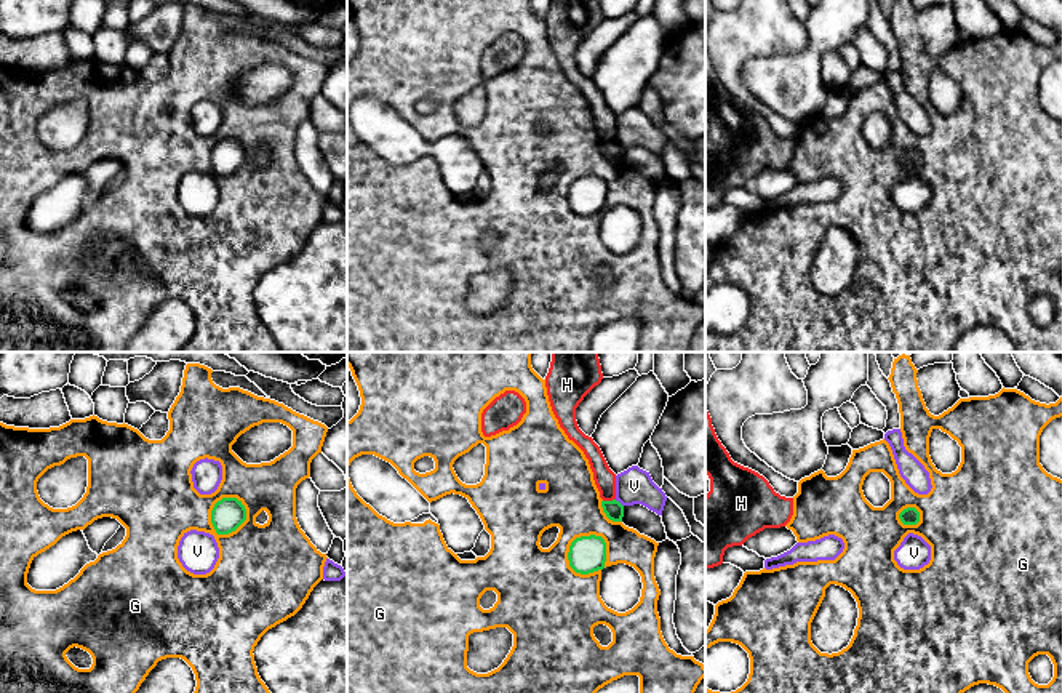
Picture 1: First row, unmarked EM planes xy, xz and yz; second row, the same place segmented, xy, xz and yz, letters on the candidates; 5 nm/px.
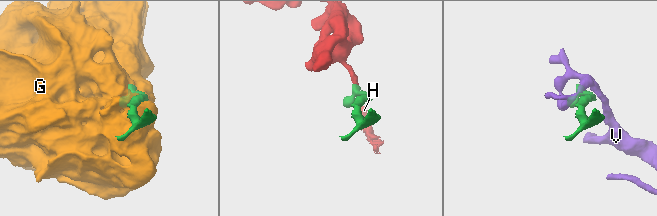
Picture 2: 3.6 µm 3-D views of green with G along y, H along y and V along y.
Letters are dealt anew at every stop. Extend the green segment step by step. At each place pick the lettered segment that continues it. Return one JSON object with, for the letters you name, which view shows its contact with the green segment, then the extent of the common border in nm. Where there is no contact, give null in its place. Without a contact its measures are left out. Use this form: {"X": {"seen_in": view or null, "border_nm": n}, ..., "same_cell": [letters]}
{"same_cell": []}

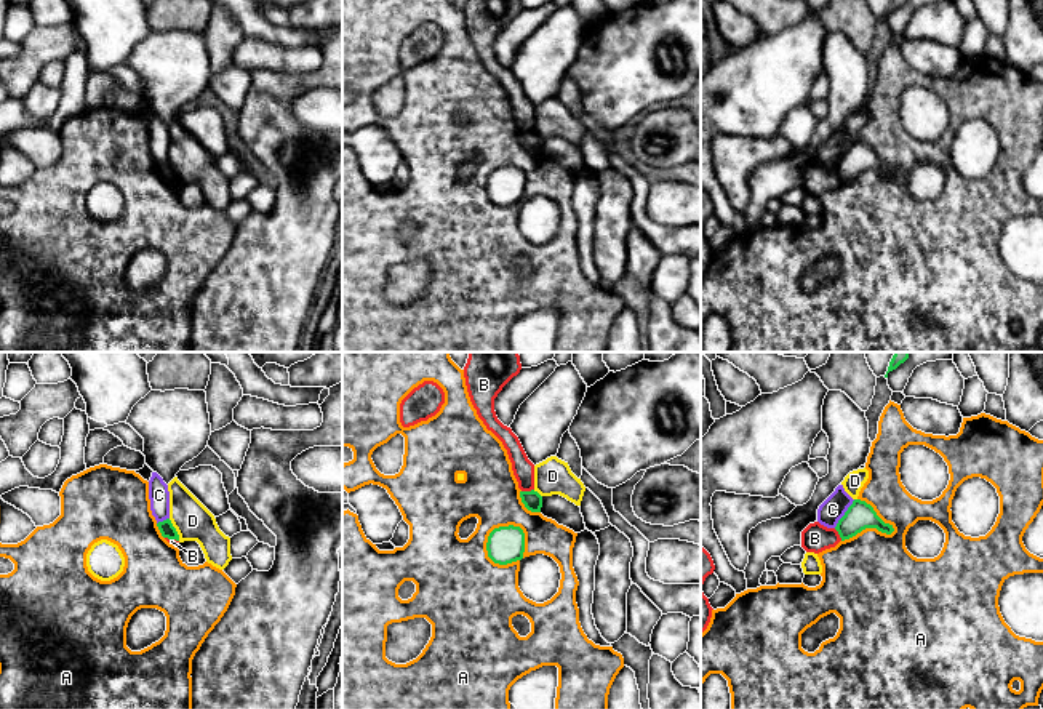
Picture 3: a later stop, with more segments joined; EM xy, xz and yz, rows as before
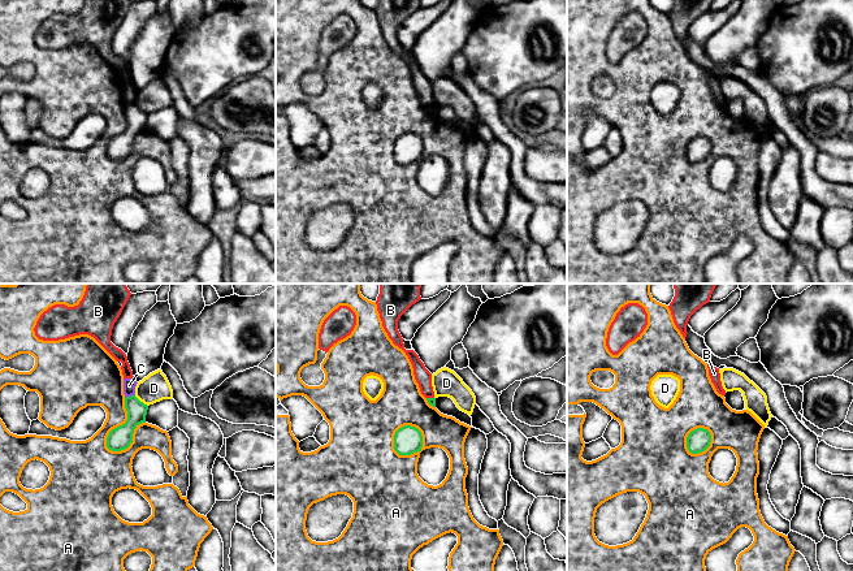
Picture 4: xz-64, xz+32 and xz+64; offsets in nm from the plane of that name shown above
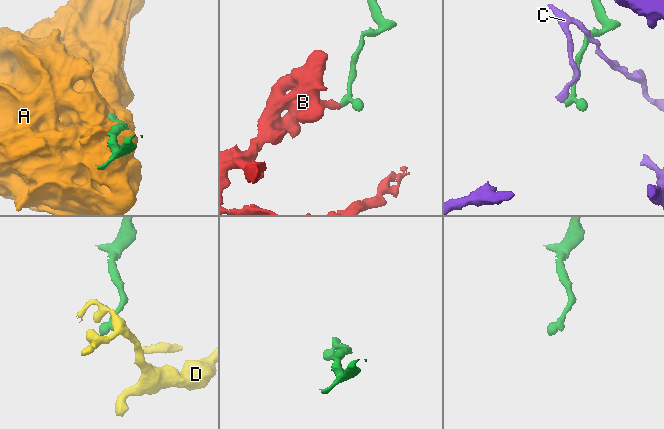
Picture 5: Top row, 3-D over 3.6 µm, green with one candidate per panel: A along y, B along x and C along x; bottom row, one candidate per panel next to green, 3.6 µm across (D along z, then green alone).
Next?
{"same_cell": []}

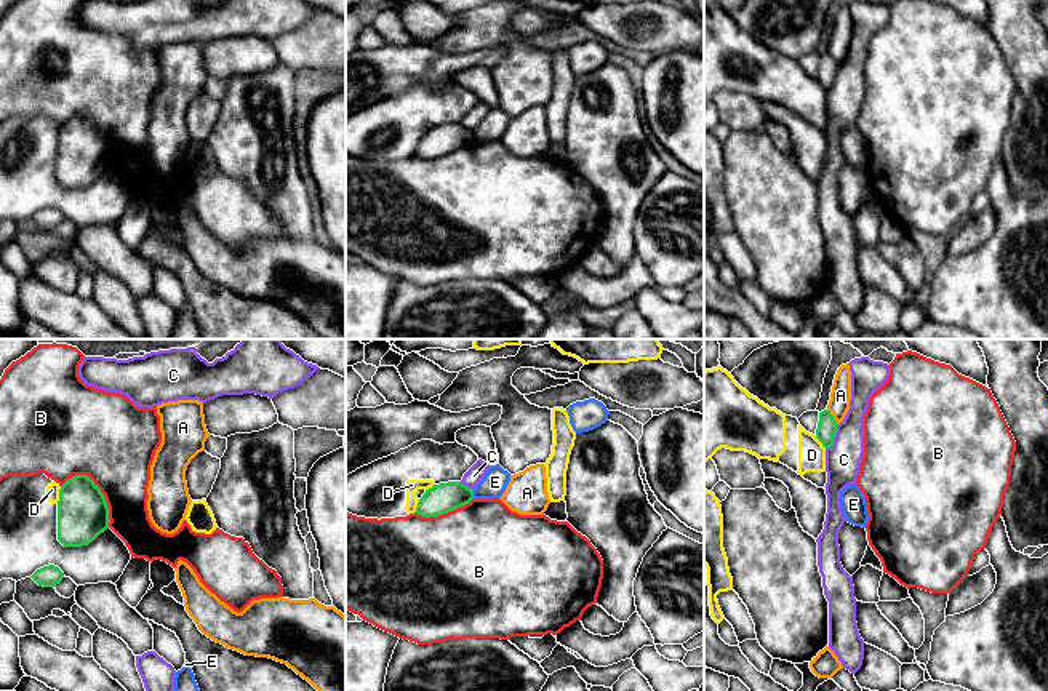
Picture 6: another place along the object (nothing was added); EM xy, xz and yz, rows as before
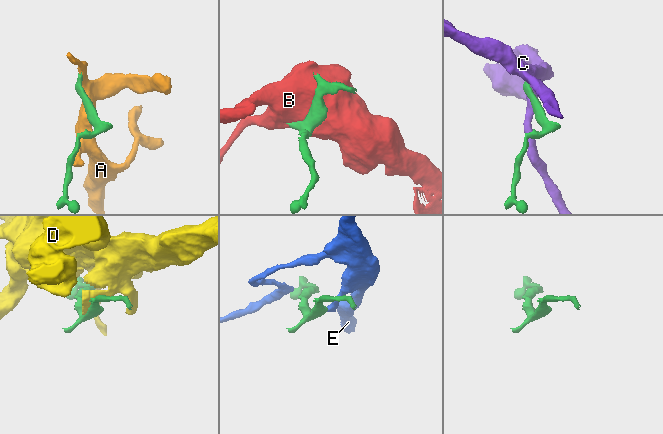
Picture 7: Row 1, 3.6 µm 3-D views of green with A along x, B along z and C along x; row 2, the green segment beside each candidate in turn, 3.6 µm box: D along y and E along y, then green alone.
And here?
{"same_cell": []}

